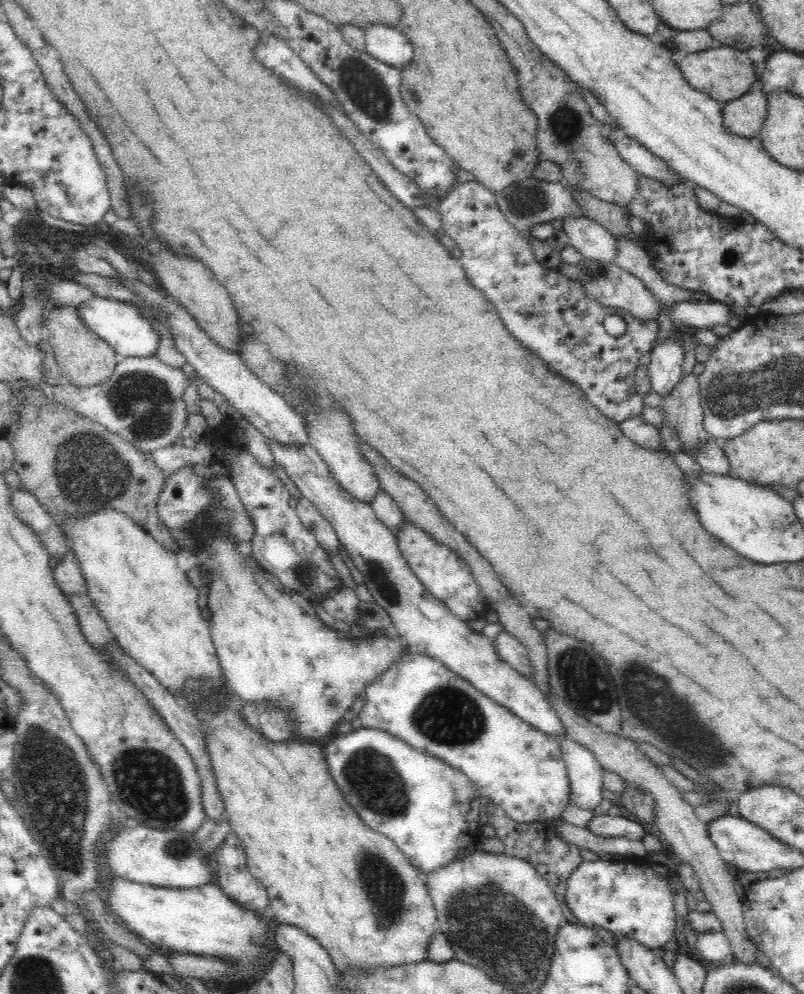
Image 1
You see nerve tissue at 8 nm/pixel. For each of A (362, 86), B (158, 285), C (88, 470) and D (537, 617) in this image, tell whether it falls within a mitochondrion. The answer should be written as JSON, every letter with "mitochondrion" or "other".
{"A":"mitochondrion","B":"other","C":"mitochondrion","D":"other"}

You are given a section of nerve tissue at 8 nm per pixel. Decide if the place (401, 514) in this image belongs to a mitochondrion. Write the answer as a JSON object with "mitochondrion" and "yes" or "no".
{"mitochondrion":"no"}

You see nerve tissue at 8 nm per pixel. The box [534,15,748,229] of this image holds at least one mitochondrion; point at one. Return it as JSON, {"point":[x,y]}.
{"point":[566,126]}

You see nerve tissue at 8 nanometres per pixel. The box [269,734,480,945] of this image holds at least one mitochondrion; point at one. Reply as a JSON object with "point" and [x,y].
{"point":[370,775]}

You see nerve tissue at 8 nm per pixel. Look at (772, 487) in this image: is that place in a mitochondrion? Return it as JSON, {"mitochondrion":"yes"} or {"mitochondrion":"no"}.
{"mitochondrion":"no"}

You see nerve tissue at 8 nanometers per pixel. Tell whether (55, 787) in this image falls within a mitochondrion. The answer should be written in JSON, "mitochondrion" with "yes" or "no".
{"mitochondrion":"yes"}

